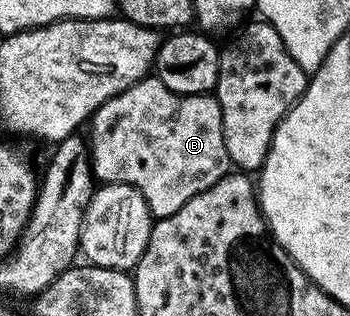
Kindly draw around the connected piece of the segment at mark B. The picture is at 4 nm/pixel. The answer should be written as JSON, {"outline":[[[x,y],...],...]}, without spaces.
{"outline":[[[145,77],[138,80],[134,85],[130,85],[130,89],[126,89],[114,97],[110,97],[110,101],[103,103],[92,115],[90,120],[91,127],[90,154],[92,157],[93,176],[101,184],[125,183],[134,189],[138,189],[138,193],[142,193],[146,205],[152,210],[152,214],[156,219],[165,219],[166,217],[170,217],[170,213],[178,213],[178,209],[182,209],[182,205],[186,205],[186,201],[190,201],[190,197],[194,197],[198,193],[210,189],[210,185],[217,183],[222,176],[229,174],[230,171],[228,154],[226,153],[226,137],[222,137],[222,109],[218,105],[215,94],[212,93],[207,95],[179,95],[170,89],[166,89],[166,85],[162,85],[160,79]]]}

